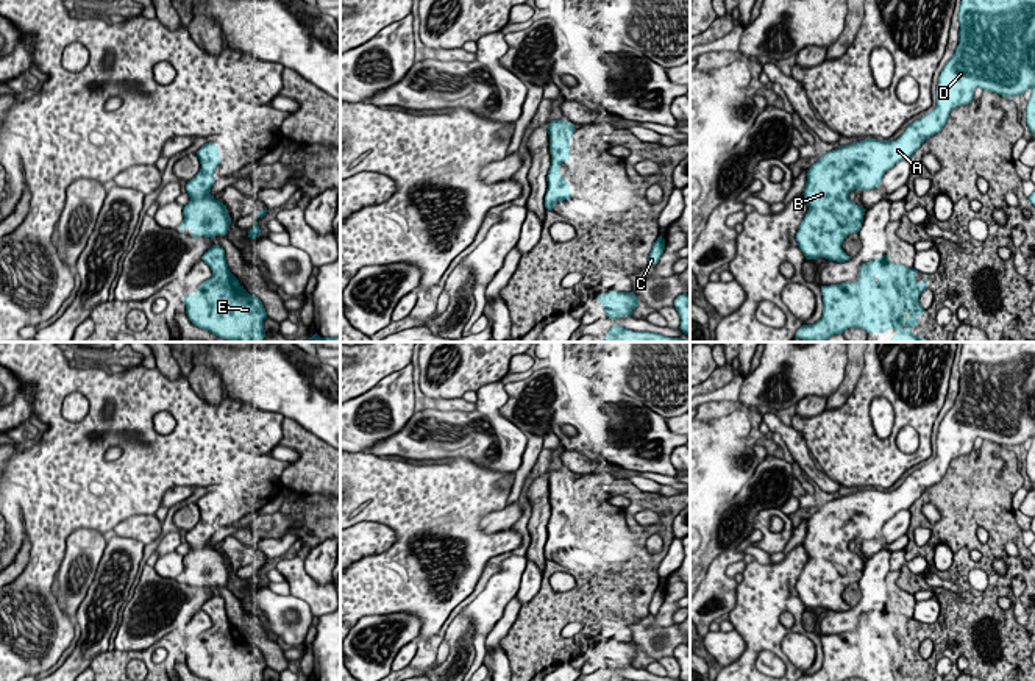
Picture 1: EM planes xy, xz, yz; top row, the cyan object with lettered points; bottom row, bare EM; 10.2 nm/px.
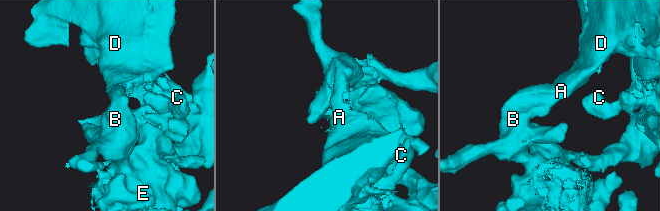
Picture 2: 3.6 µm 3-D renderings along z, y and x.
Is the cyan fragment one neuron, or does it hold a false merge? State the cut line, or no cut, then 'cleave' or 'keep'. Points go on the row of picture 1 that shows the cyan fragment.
cut none; keep

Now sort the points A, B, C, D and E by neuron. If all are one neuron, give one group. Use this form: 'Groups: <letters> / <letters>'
Groups: A B C D E

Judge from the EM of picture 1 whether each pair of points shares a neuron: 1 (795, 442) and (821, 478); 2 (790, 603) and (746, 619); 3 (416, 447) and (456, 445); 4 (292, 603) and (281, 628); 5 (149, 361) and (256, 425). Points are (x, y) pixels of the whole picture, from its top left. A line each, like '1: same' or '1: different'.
1: same
2: same
3: same
4: same
5: different

